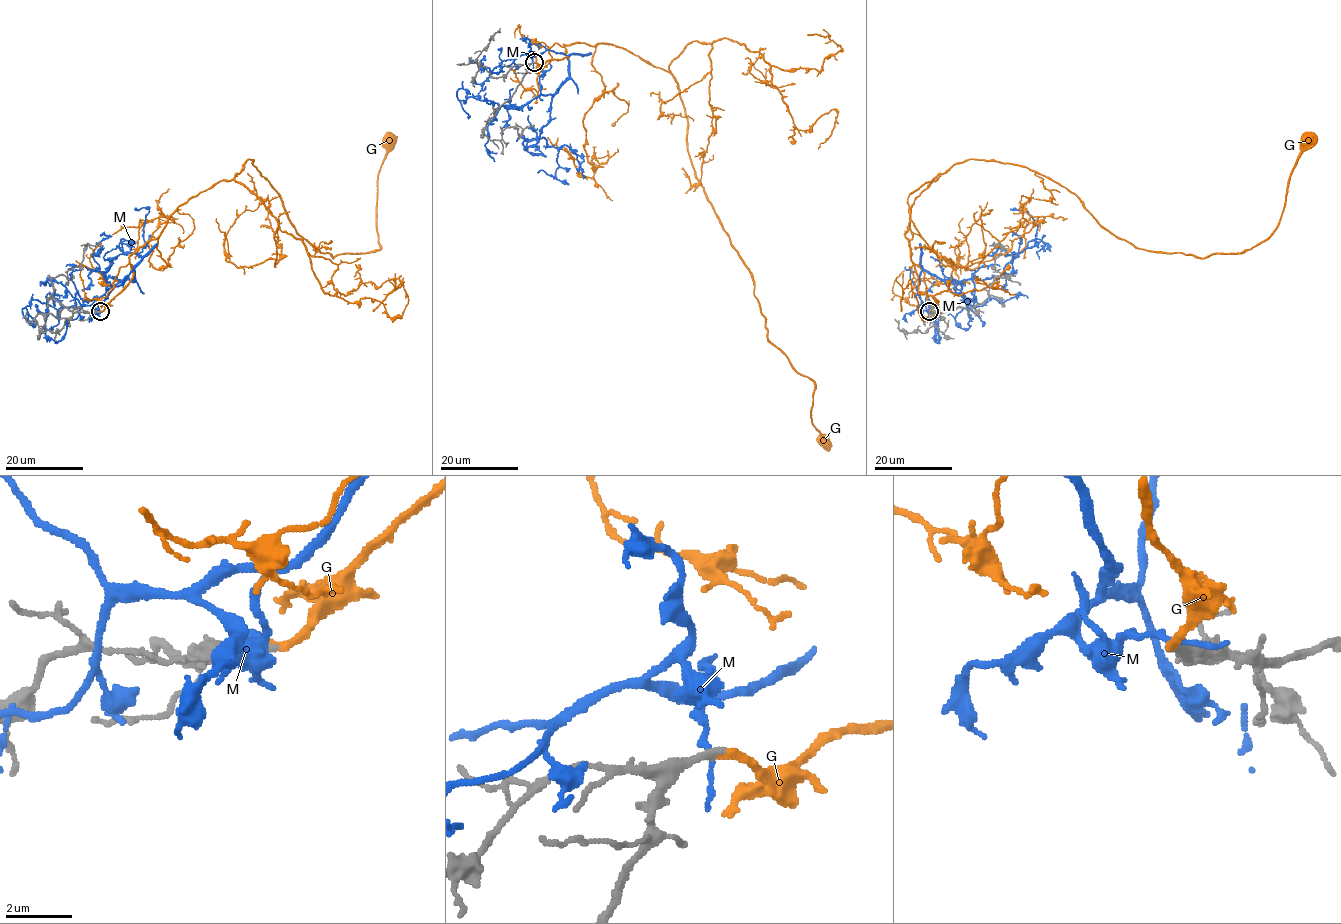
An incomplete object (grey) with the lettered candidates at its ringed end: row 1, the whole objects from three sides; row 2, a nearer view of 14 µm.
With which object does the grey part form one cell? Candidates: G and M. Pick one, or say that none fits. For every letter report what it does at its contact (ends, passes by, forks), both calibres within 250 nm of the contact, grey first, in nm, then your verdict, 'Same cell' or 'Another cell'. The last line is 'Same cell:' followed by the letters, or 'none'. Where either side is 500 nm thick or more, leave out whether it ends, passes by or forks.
G: It ends there. Thickness 280 nm (grey) against 240 nm. Same cell
M: It passes by. Thickness 280 nm (grey) against 160 nm. Another cell
Same cell: G

